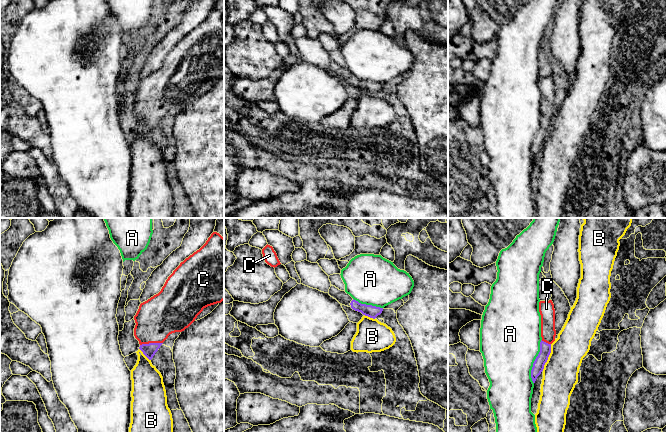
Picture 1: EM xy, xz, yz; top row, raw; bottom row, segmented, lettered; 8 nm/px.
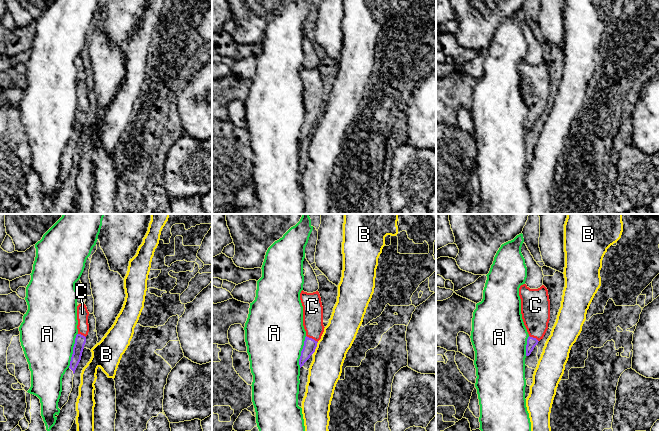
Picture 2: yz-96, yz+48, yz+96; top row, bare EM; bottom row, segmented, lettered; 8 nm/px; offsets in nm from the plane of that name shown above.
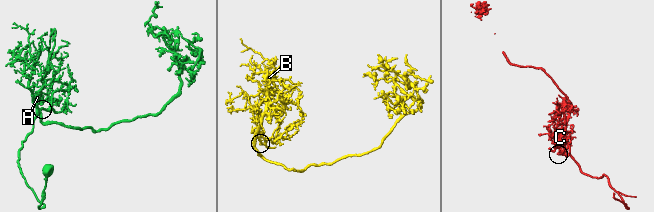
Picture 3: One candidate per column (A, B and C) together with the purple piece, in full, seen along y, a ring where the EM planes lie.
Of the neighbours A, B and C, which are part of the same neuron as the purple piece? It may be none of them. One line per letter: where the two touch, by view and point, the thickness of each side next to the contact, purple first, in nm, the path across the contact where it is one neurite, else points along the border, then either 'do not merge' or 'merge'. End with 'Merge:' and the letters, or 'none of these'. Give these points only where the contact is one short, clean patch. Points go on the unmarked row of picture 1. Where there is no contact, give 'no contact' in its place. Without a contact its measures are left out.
A: contact yz (534, 137); calibres 100 and 480 nm; do not merge
B: contact yz (548, 132); calibres 100 and 280 nm; border yz (551, 120), (551, 128), (542, 146); do not merge
C: contact xy (151, 119); calibres 110 and 340 nm; way xy (149, 126), (151, 119), (151, 106), (161, 91); merge
Merge: C

